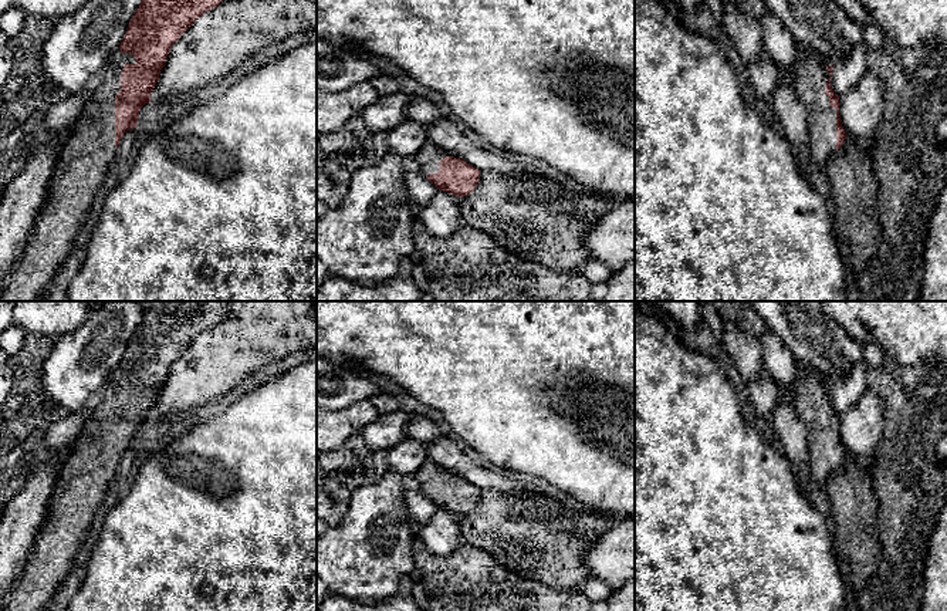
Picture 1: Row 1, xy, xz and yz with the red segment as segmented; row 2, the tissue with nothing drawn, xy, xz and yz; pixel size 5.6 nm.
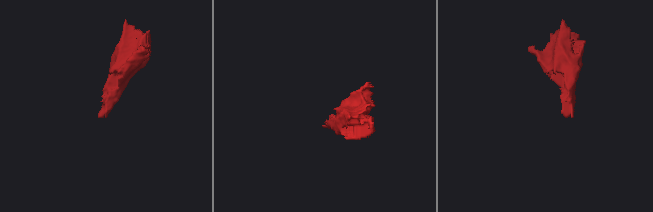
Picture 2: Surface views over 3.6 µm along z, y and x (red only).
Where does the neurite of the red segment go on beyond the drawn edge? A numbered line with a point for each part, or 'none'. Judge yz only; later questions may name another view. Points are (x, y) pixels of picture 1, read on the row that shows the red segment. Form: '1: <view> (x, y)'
1: yz (811, 76)

